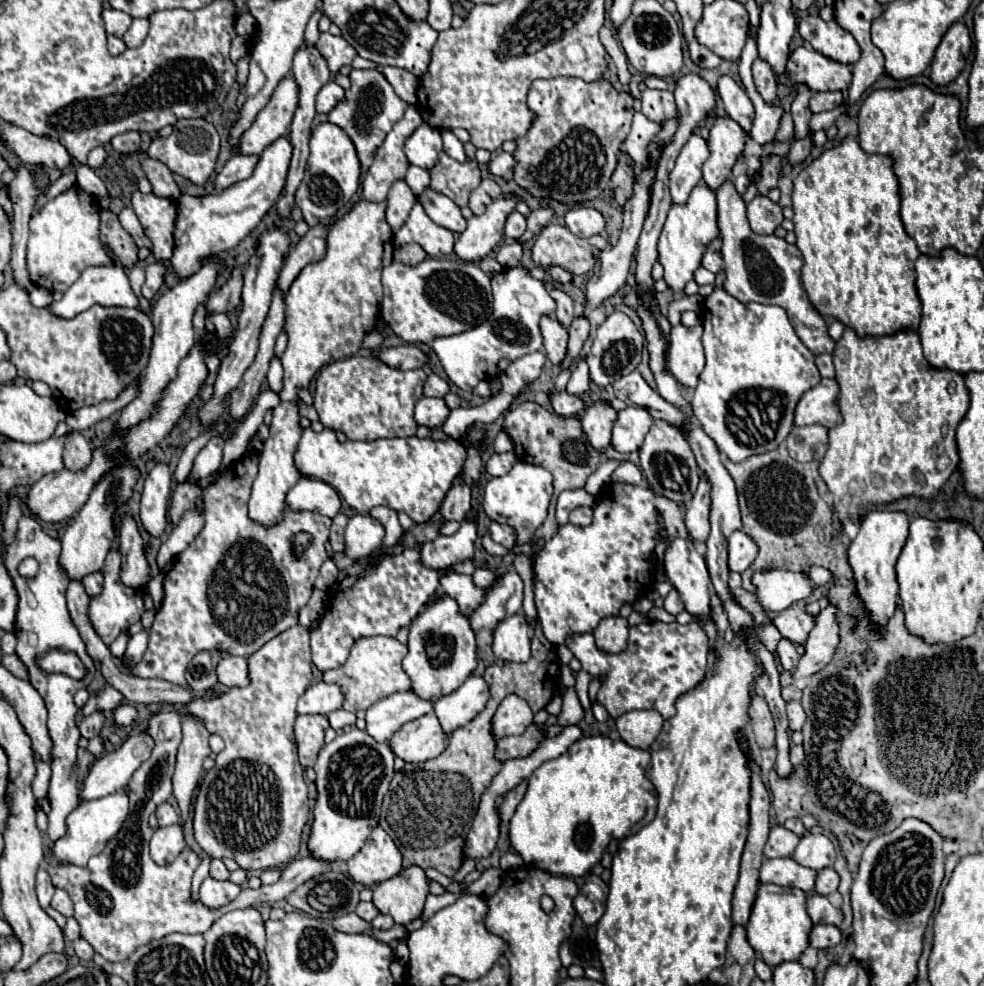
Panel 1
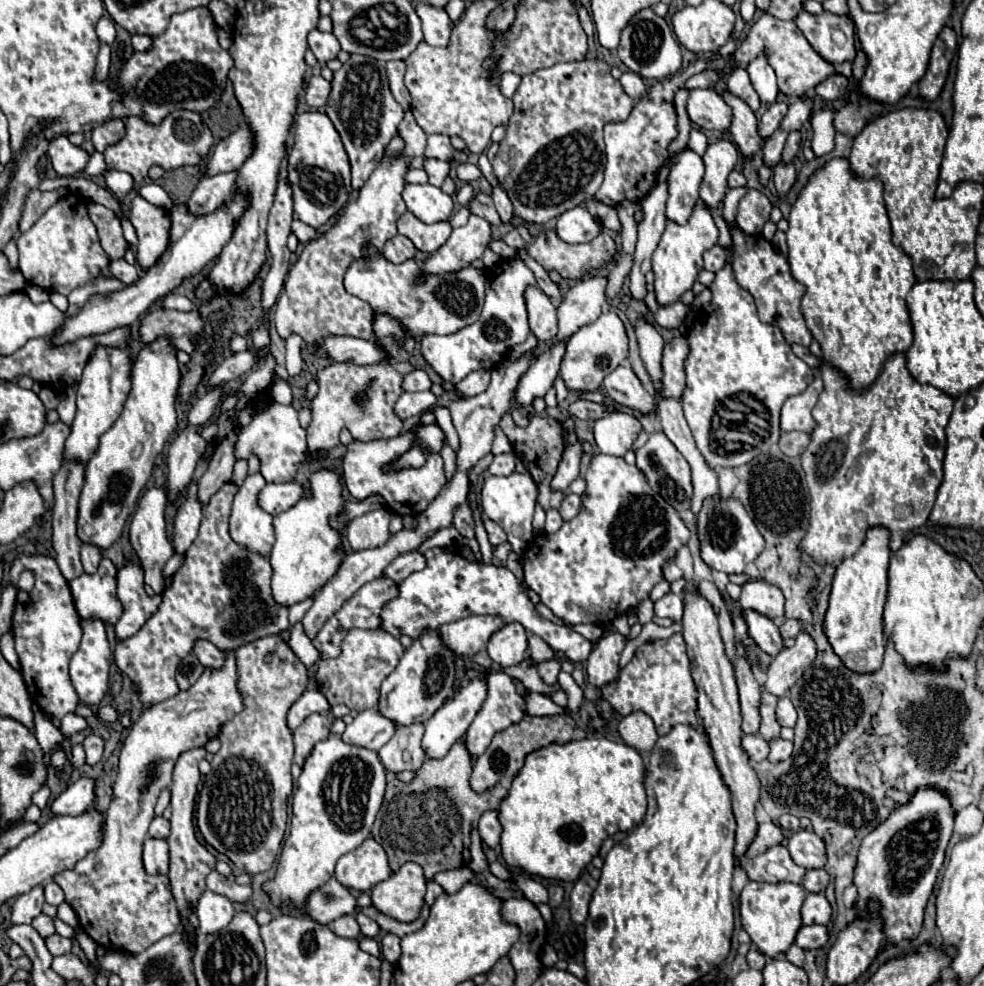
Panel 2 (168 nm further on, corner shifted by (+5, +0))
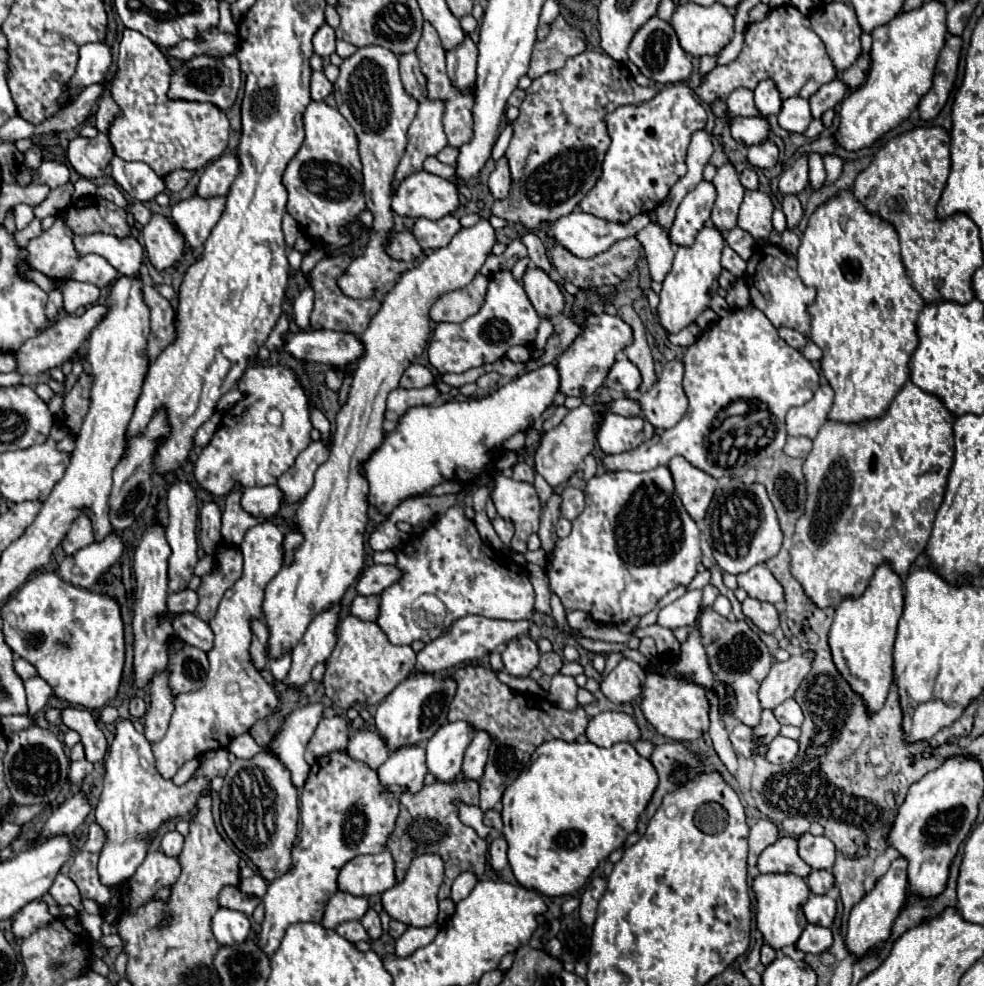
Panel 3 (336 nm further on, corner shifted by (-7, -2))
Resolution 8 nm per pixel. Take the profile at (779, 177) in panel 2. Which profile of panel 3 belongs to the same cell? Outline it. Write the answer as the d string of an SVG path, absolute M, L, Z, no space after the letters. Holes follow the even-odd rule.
M786 195L784 197L784 201L782 201L782 211L784 211L784 215L786 215L786 221L788 221L788 229L794 229L798 223L800 223L800 219L802 219L802 205L800 205L800 199L796 197L796 195Z

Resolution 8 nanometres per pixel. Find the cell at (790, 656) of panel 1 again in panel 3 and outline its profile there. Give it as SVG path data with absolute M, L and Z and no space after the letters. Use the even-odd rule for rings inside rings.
M746 597L746 601L742 603L742 611L760 631L768 635L774 635L780 629L780 615L776 607L770 603L762 603Z

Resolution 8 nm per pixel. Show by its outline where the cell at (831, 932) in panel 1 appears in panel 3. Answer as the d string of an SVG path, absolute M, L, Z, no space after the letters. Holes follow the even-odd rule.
M808 923L798 939L796 949L804 953L824 953L826 949L830 949L830 945L832 945L832 931L828 927Z

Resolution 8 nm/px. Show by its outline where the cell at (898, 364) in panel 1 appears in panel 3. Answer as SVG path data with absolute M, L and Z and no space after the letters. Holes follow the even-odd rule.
M908 379L882 417L860 423L828 419L822 425L804 463L808 501L806 513L796 525L794 547L790 551L790 571L818 607L836 607L850 595L858 597L884 559L892 561L892 567L900 577L910 571L912 561L930 539L936 511L944 499L948 473L954 463L954 421L956 415L950 413L936 395L922 391ZM888 533L890 547L884 547Z

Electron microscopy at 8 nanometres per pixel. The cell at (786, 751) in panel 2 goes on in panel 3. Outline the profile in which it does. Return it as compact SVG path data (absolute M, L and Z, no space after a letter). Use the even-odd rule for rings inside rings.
M778 735L778 737L768 745L766 759L768 759L770 763L780 763L780 765L782 765L782 763L790 763L790 761L796 757L798 747L800 747L798 741Z

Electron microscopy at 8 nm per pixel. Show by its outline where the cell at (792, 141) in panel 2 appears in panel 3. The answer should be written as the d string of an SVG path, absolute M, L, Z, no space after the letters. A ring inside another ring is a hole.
M800 155L792 163L792 167L788 167L782 173L778 187L784 195L788 195L788 193L798 195L806 187L806 183L808 183L808 155Z

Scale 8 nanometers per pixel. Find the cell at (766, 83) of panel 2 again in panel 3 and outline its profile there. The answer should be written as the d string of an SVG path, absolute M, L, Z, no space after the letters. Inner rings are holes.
M764 79L764 81L758 83L758 87L754 89L754 101L756 101L758 111L760 111L762 117L776 115L782 107L780 93L778 93L774 81L770 81L770 79Z

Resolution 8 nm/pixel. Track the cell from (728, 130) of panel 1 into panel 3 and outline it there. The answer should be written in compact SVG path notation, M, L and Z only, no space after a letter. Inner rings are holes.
M730 161L724 163L722 167L718 167L718 173L712 179L712 183L718 191L716 203L712 207L712 223L720 231L728 231L736 225L738 209L740 209L746 189L742 189L742 185L738 181L738 173Z

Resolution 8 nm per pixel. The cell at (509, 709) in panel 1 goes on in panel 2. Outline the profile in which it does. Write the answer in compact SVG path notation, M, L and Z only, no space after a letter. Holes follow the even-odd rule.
M490 669L488 671L488 699L484 701L482 709L478 711L476 719L472 721L472 725L466 731L466 747L470 751L470 757L476 759L478 755L482 755L482 751L486 751L486 747L490 745L492 737L506 729L512 723L518 723L522 717L526 715L526 705L524 705L524 697L518 693L518 687L514 687L514 679L510 675L506 675L504 671L498 669Z

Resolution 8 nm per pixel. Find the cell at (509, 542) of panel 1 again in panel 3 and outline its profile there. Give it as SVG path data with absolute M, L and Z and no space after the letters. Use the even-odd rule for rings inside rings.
M498 515L494 517L492 525L494 525L498 537L502 539L502 543L504 543L504 545L510 545L510 541L512 541L512 537L514 537L514 525L512 525L510 521L504 521L504 519L498 517Z

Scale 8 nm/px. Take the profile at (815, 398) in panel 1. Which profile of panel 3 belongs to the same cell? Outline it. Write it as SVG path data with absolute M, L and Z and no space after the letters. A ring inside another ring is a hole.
M822 383L818 387L818 391L814 393L814 397L806 405L794 407L788 411L788 415L786 415L788 435L794 435L794 437L804 435L804 437L814 439L818 429L828 419L832 401L834 401L832 387L828 383Z

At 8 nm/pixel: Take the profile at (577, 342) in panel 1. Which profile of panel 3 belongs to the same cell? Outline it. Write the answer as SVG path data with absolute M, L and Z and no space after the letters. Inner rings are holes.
M548 363L504 383L488 397L410 409L400 419L396 431L386 433L384 443L364 463L364 473L370 483L368 501L378 507L380 513L388 515L394 505L408 497L422 495L442 481L452 479L462 485L474 483L480 477L482 465L498 459L500 451L494 447L516 431L528 431L554 401L558 391L558 367L556 363Z

